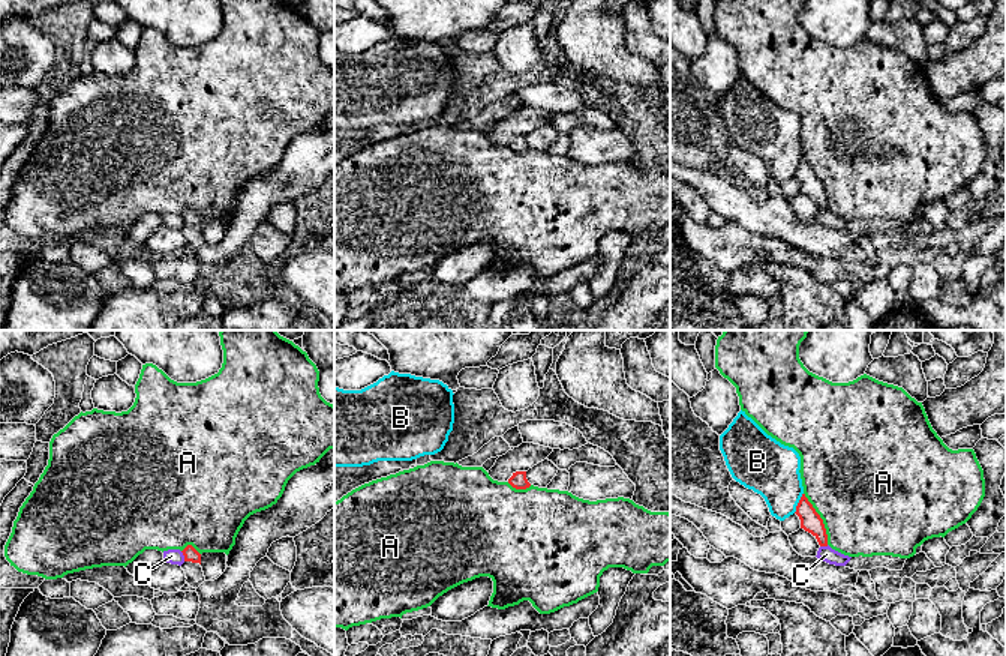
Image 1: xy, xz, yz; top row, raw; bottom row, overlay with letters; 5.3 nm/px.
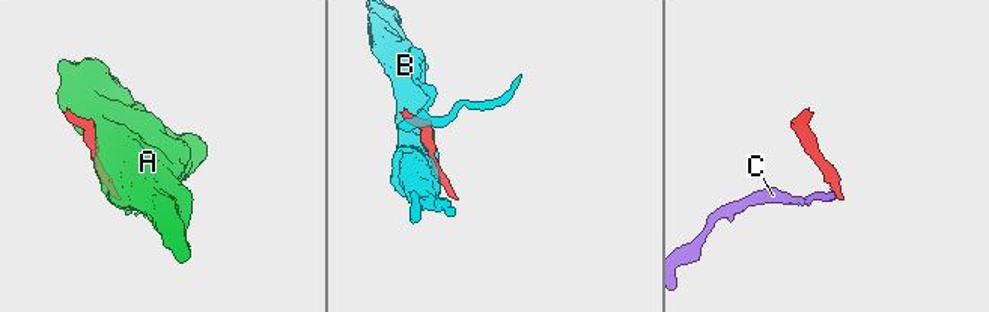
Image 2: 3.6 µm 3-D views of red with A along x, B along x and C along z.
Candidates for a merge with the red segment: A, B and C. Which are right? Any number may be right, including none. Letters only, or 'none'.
none

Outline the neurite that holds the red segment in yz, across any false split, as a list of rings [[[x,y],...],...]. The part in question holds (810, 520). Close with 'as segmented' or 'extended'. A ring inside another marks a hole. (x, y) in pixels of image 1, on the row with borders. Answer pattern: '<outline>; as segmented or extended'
[[[802,494],[795,513],[801,519],[801,528],[811,533],[817,539],[820,546],[828,546],[828,534],[823,519],[808,501],[805,494]]]; as segmented

